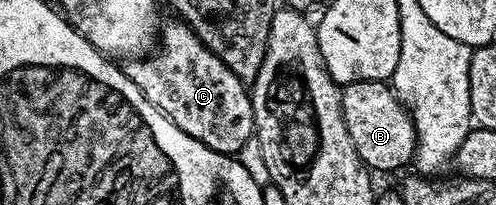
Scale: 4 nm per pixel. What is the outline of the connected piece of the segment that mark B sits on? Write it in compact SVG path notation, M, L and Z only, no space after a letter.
M387 81L349 82L340 91L340 107L344 113L344 123L354 140L354 148L369 171L400 170L411 163L416 148L416 126L405 103L398 97Z

